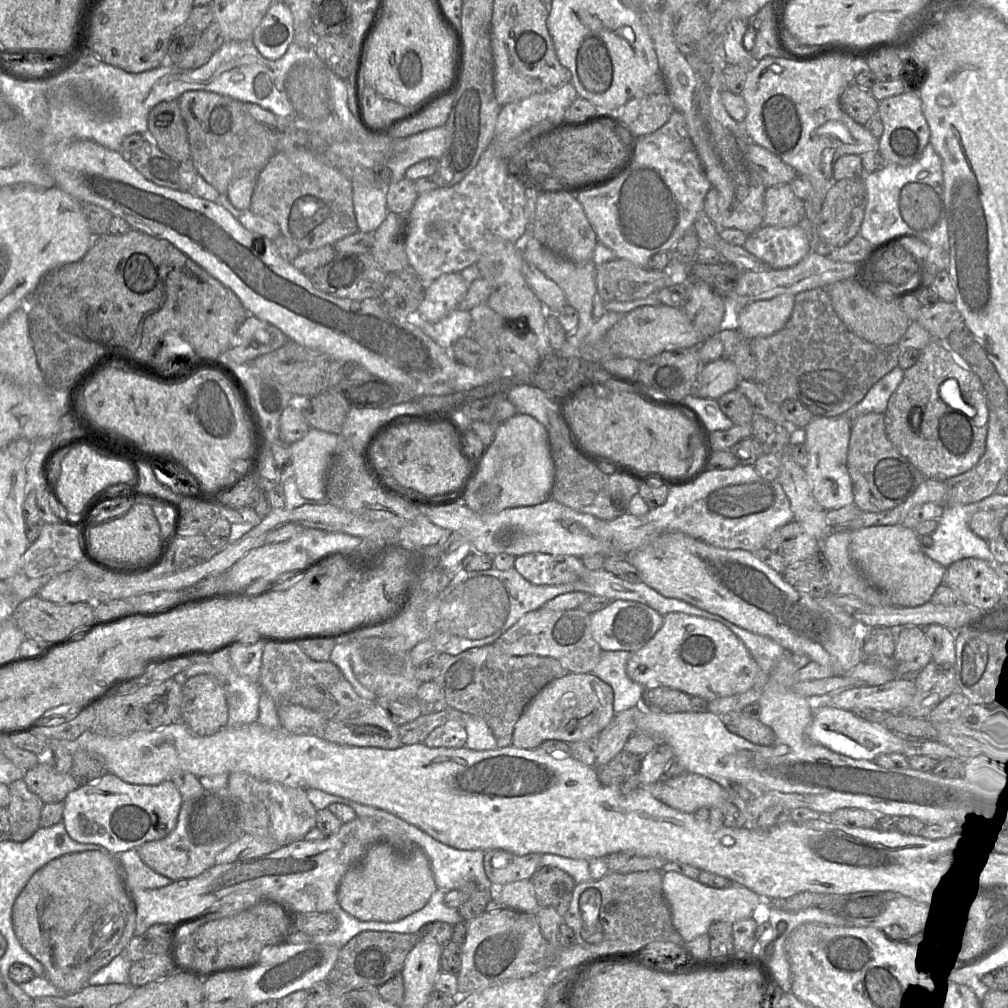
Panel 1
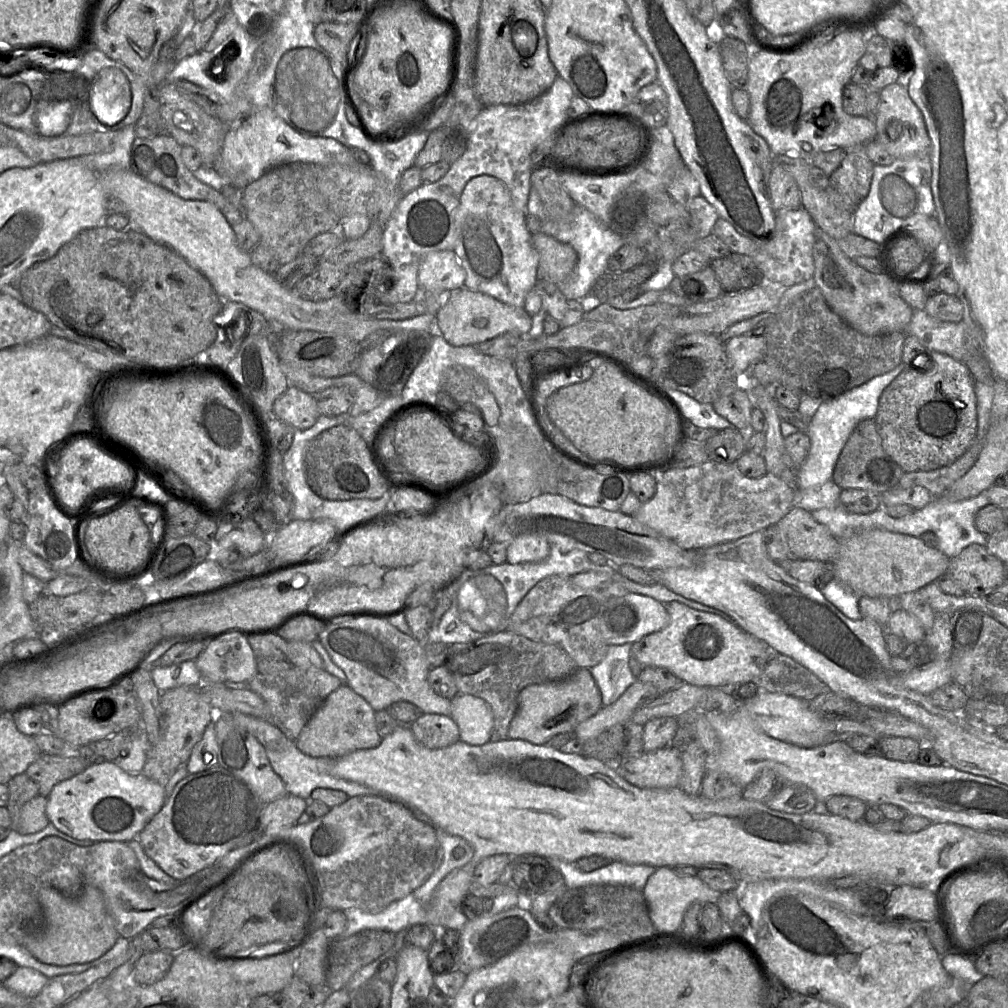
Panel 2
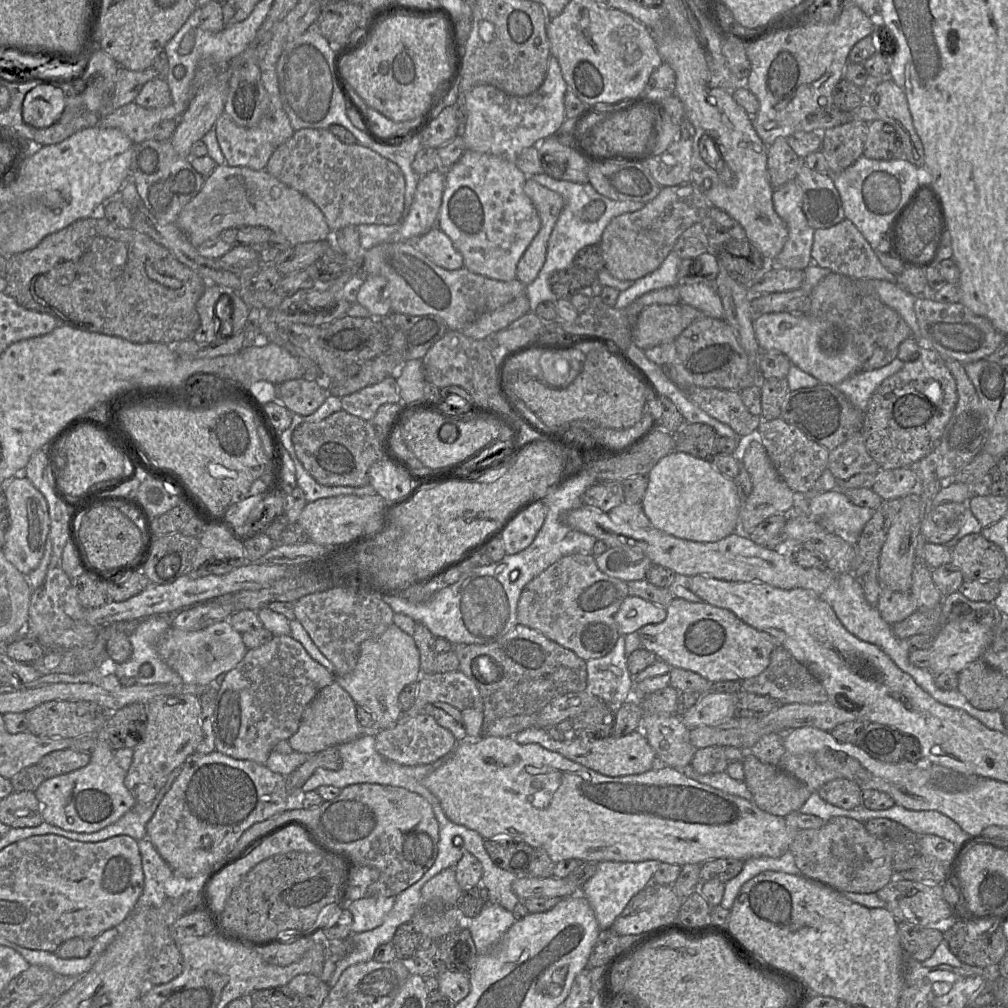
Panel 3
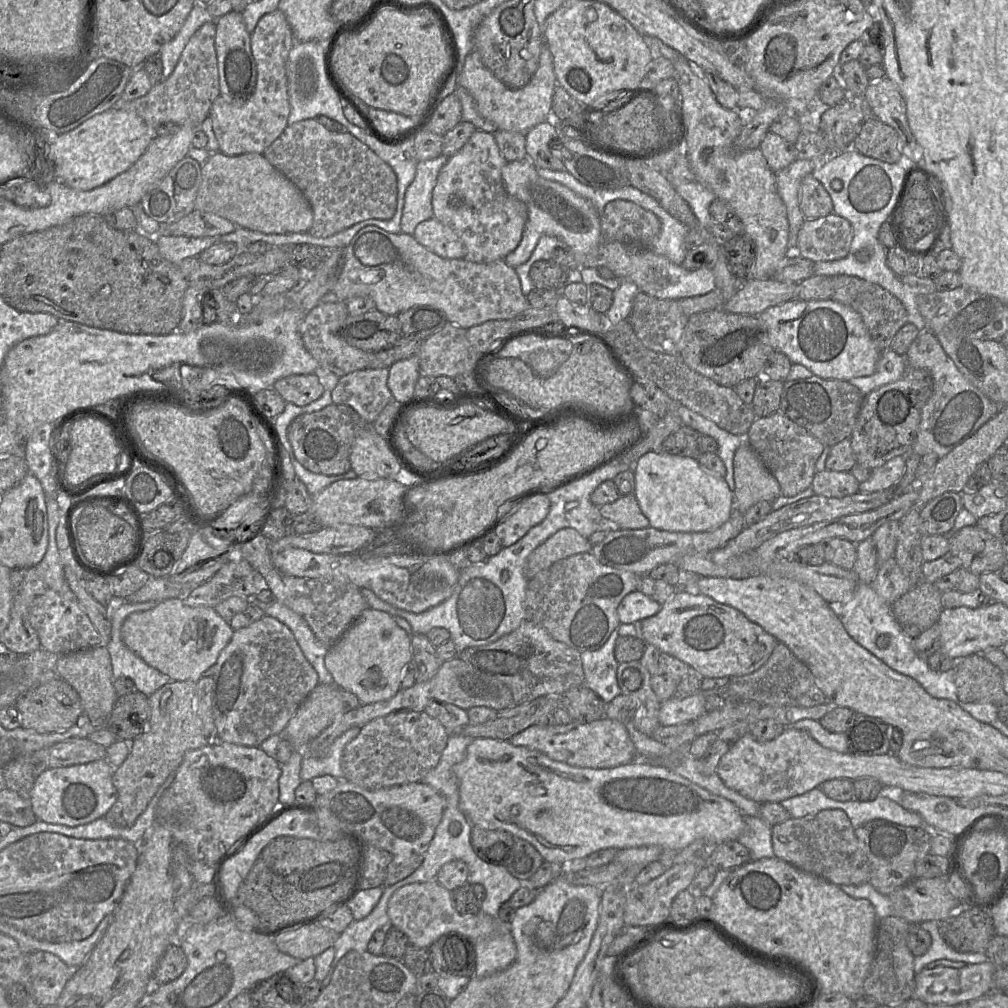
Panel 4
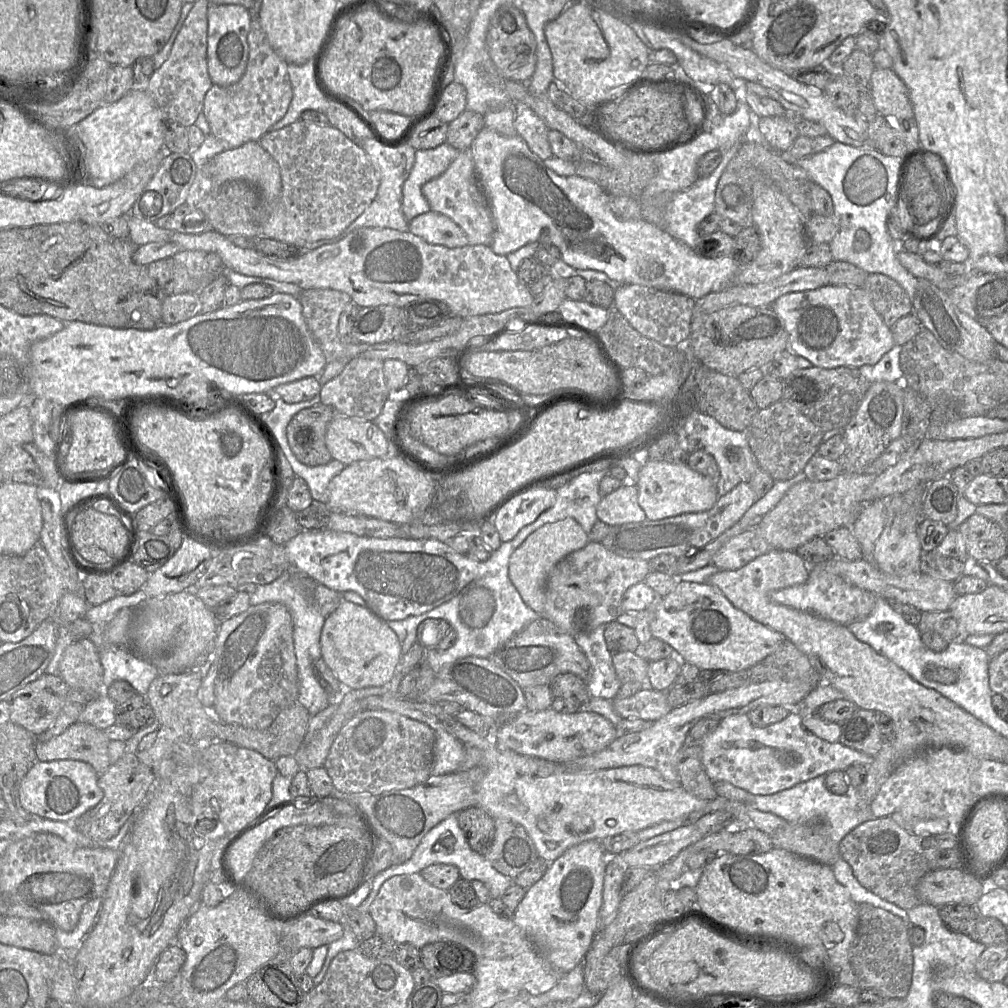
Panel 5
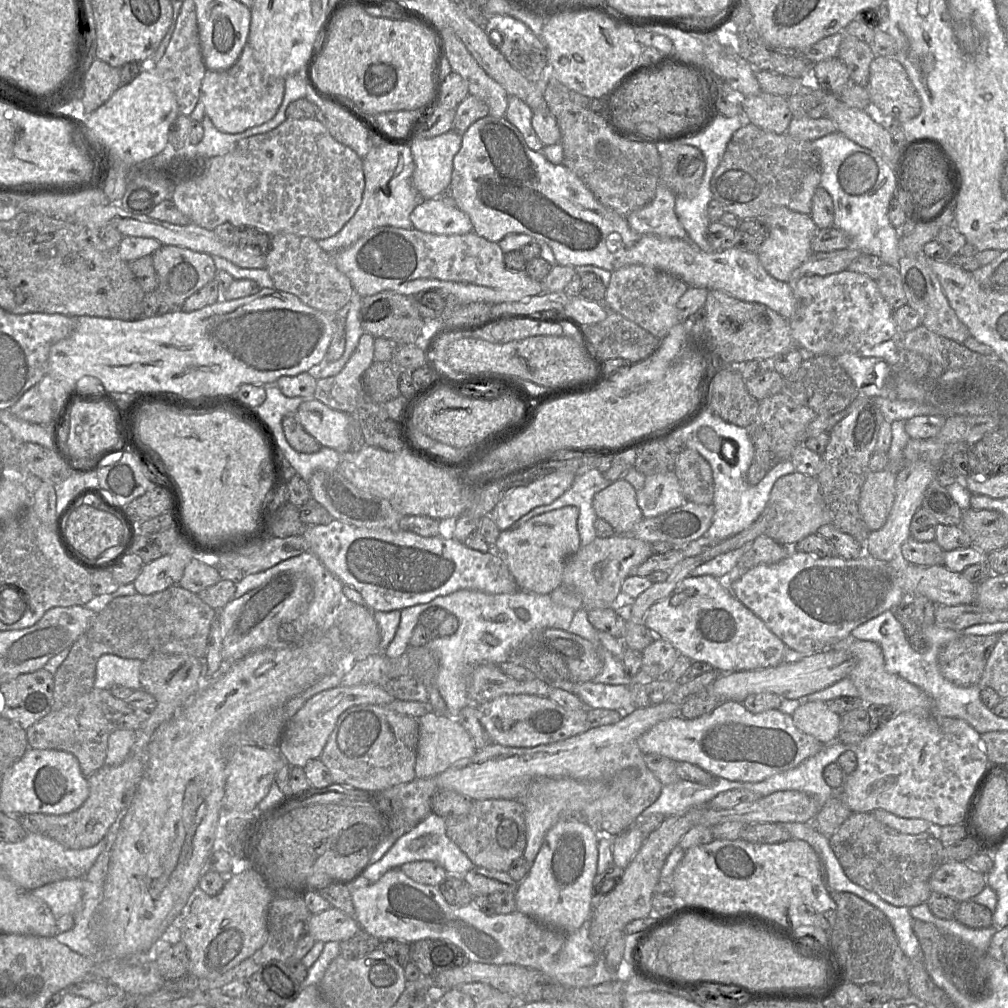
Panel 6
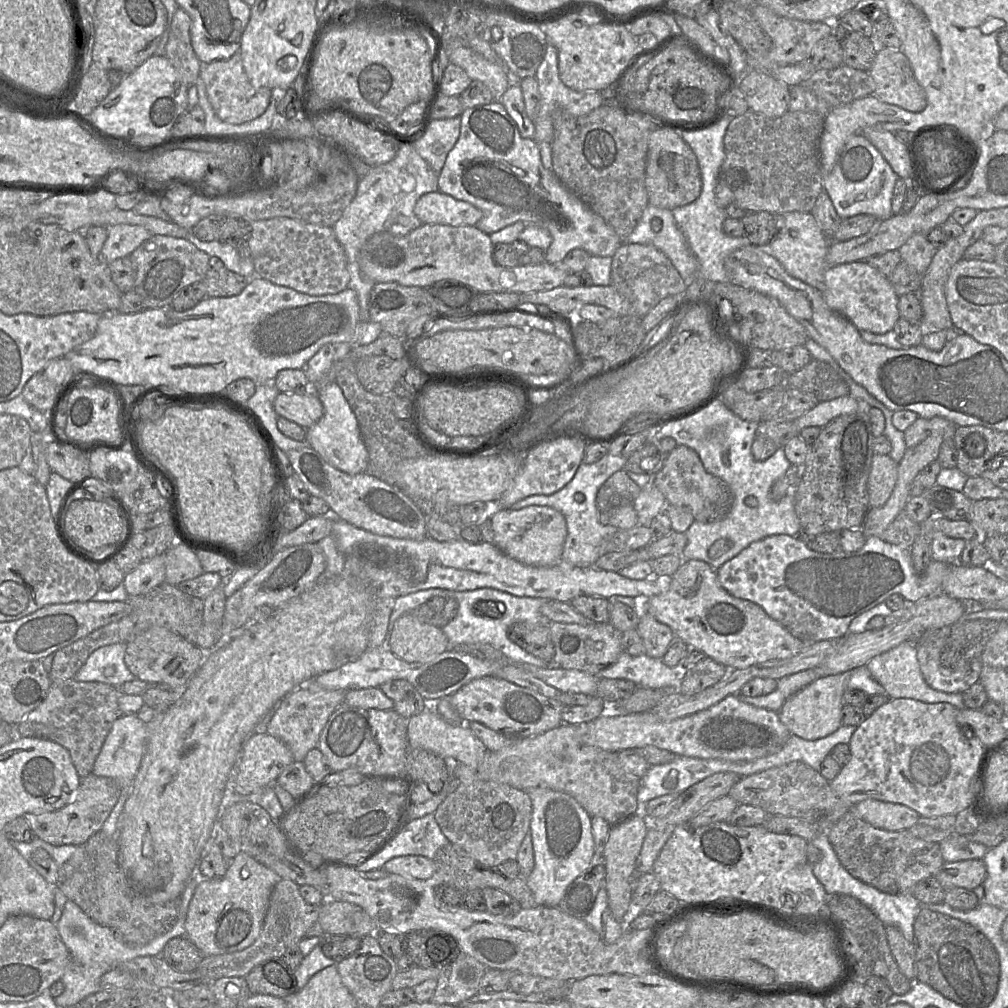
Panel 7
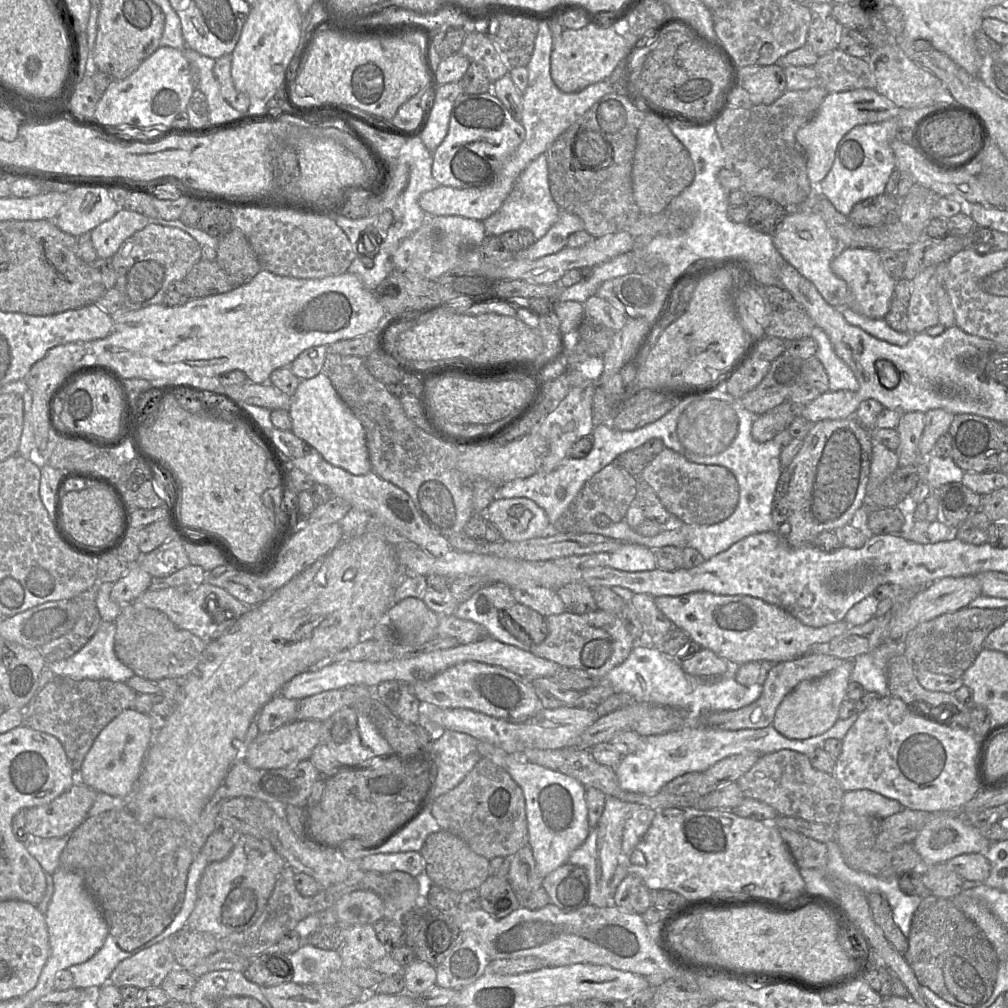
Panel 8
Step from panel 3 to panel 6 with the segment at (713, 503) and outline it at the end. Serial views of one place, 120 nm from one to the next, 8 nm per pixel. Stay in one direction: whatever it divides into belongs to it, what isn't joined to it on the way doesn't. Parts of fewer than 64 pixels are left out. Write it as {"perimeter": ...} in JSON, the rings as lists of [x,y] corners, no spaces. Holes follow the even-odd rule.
{"perimeter":[[[674,471],[646,476],[636,500],[644,518],[656,517],[688,502]]]}

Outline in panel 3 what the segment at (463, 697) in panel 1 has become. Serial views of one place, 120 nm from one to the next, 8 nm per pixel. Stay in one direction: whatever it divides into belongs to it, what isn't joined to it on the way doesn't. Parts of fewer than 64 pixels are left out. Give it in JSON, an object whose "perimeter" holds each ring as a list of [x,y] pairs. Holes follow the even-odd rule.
{"perimeter":[[[520,623],[492,643],[453,645],[453,650],[459,660],[459,670],[475,683],[480,692],[486,725],[501,717],[533,714],[552,699],[563,694],[584,691],[586,687],[586,661],[541,632]]]}

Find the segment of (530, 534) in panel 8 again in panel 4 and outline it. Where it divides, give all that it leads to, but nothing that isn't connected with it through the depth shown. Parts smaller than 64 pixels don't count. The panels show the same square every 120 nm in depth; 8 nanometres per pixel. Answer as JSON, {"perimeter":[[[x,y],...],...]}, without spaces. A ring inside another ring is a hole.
{"perimeter":[[[563,528],[550,536],[528,557],[525,576],[528,580],[554,563],[579,553],[591,552],[589,539],[572,528]]]}

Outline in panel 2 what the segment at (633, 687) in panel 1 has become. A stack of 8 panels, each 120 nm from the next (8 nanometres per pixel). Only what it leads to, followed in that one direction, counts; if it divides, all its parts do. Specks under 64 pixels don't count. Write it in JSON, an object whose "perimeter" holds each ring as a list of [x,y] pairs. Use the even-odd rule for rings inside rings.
{"perimeter":[[[632,644],[611,645],[605,658],[590,668],[600,690],[603,706],[616,702],[637,678],[629,667]]]}

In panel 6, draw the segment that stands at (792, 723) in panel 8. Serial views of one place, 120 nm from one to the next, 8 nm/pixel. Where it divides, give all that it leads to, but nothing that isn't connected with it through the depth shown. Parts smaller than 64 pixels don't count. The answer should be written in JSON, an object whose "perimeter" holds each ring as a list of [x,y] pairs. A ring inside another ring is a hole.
{"perimeter":[[[802,701],[791,715],[801,732],[813,736],[824,745],[838,740],[840,716],[822,701]]]}

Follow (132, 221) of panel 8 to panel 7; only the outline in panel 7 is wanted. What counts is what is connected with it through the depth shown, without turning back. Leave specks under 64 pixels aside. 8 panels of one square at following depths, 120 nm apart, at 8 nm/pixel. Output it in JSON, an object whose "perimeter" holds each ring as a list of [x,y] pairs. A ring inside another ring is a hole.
{"perimeter":[[[117,224],[105,227],[108,228],[108,236],[102,247],[101,257],[107,263],[129,256],[138,246],[154,235],[140,225]]]}

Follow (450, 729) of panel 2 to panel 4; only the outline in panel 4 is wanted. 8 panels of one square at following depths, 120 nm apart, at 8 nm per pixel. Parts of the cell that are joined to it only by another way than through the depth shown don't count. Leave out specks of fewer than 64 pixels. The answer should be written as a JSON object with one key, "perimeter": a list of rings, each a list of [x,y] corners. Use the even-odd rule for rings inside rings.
{"perimeter":[[[400,711],[375,718],[360,727],[360,731],[344,748],[341,756],[343,780],[366,789],[380,789],[419,782],[440,761],[450,734],[436,719],[425,711]]]}

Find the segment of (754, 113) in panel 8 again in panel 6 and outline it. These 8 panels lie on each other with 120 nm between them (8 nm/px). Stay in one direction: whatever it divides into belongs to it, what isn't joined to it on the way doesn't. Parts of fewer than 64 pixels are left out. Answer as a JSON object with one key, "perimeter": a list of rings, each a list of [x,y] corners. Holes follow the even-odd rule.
{"perimeter":[[[751,122],[738,129],[729,141],[711,179],[712,198],[740,220],[763,218],[776,207],[811,215],[812,200],[821,181],[821,161],[813,142],[775,134]]]}

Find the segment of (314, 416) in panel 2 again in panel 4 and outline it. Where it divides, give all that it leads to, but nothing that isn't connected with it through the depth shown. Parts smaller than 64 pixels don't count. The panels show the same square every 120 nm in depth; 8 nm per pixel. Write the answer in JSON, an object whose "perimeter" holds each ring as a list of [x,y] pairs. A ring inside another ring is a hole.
{"perimeter":[[[314,373],[284,377],[276,381],[273,388],[286,403],[296,406],[305,406],[324,393],[324,387]]]}

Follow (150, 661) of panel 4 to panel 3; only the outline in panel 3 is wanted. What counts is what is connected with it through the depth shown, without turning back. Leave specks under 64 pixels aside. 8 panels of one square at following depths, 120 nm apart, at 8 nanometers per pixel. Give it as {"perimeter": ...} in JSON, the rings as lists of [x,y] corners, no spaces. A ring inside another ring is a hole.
{"perimeter":[[[228,619],[198,631],[171,626],[157,641],[157,651],[162,660],[180,675],[183,683],[197,686],[208,686],[219,675],[233,669],[244,658],[247,650],[242,634],[232,627]]]}

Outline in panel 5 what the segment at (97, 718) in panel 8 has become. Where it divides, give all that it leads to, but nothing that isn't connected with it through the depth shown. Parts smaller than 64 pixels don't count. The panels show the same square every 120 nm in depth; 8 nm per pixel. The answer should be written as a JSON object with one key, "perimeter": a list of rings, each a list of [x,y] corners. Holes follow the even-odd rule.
{"perimeter":[[[76,721],[64,732],[45,742],[36,742],[38,761],[79,760],[90,764],[98,775],[111,765],[109,738],[103,730]]]}

